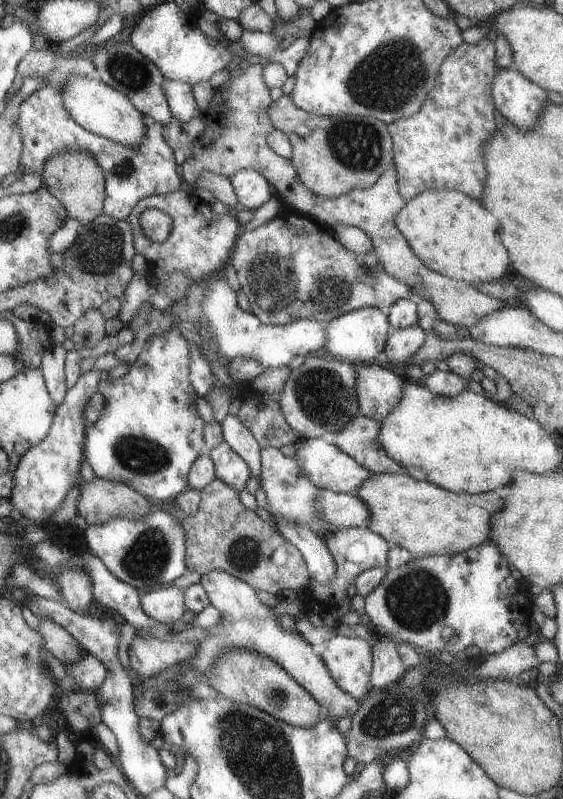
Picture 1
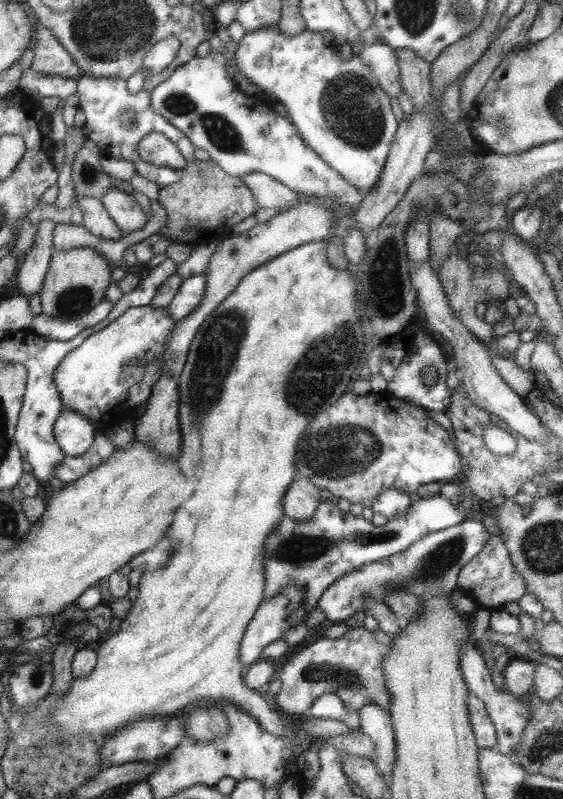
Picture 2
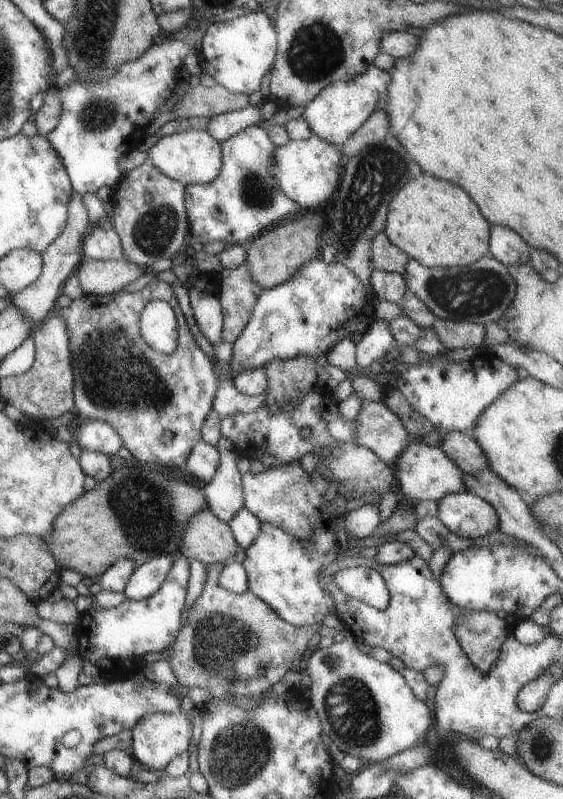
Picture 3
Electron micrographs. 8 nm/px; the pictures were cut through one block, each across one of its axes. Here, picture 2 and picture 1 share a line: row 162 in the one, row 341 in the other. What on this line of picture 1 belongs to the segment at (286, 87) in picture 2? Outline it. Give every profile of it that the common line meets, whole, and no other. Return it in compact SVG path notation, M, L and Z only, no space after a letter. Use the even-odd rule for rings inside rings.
M359 308L347 314L337 316L333 322L325 324L327 342L323 346L323 354L335 356L335 360L359 366L361 362L371 362L373 356L383 352L385 338L389 334L389 320L387 314L383 314L379 308Z

